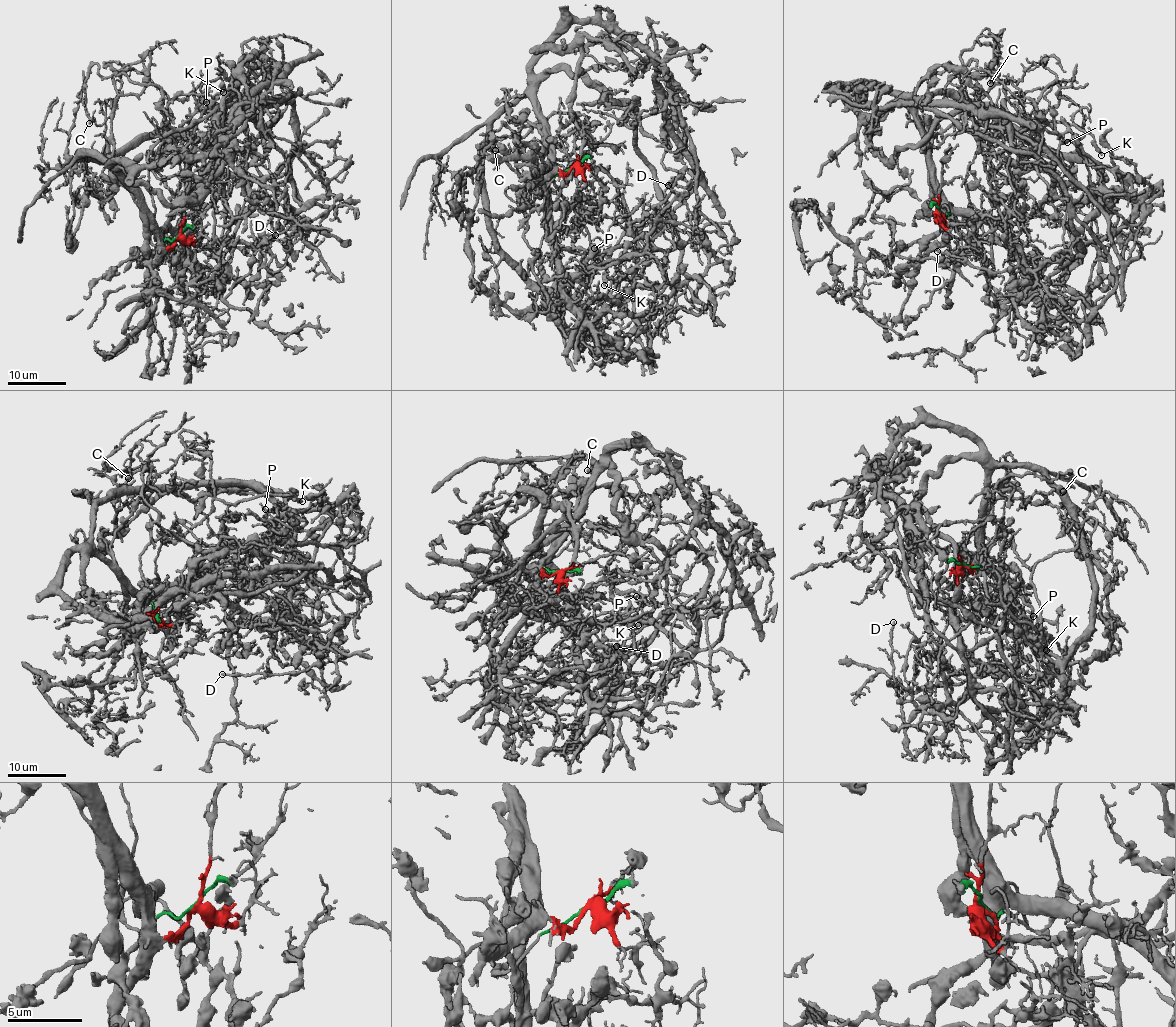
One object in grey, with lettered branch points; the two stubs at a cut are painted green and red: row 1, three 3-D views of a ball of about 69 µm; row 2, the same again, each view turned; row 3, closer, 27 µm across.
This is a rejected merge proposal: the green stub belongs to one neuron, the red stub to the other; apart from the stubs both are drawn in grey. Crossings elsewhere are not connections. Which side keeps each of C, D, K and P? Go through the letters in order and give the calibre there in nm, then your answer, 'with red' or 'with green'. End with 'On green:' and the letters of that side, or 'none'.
C: 400 nm thick; with green
D: 160 nm thick; with red
K: 190 nm thick; with green
P: 150 nm thick; with red
On green: C, K

